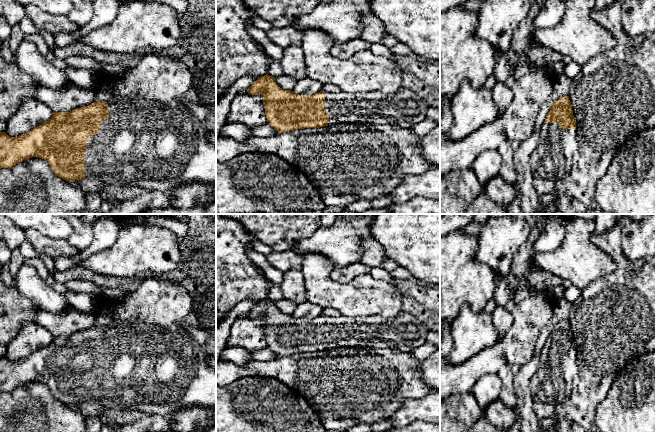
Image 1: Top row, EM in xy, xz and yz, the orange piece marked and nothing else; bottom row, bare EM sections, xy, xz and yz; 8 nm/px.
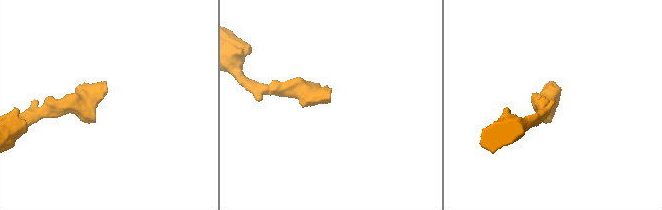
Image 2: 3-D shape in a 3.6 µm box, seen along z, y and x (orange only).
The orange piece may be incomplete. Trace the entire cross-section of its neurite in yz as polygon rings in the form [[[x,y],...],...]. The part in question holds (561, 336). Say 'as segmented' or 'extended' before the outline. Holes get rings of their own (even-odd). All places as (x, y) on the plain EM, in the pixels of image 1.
extended; [[[569,320],[554,325],[540,354],[540,367],[536,373],[540,382],[536,395],[540,401],[557,405],[568,400],[572,382],[578,372],[576,351]]]

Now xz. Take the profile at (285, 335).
extended; [[[268,298],[258,303],[248,312],[251,319],[262,318],[267,346],[278,356],[304,352],[320,352],[342,347],[394,347],[400,351],[411,352],[426,342],[428,329],[417,317],[401,311],[393,318],[379,315],[349,318],[346,316],[318,316],[314,319],[298,319],[291,314],[280,312],[274,301]]]

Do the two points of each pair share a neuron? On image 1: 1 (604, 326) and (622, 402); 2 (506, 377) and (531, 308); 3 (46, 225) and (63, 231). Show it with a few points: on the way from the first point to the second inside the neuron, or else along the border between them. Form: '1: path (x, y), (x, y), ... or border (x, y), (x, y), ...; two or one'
1: border (632, 359), (617, 374), (605, 397); two
2: border (520, 365), (505, 364), (496, 373); two
3: path (50, 225), (59, 228); one

